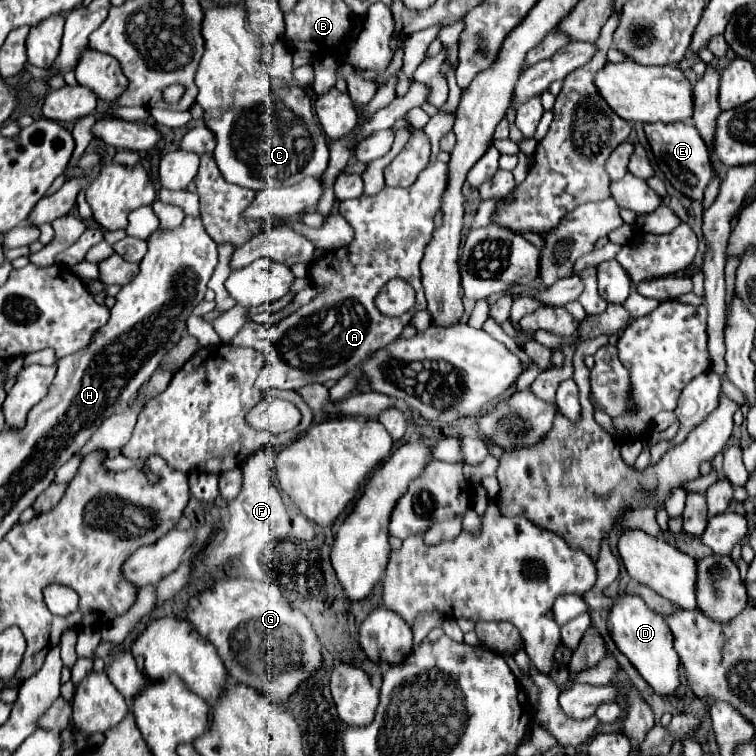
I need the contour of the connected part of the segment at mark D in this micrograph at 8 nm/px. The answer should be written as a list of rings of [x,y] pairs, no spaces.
[[[621,594],[607,614],[607,630],[617,644],[617,648],[631,660],[637,672],[645,678],[645,682],[663,696],[669,696],[679,686],[679,656],[673,648],[671,630],[667,628],[667,620],[657,612],[651,612],[647,604],[643,604],[641,596]]]

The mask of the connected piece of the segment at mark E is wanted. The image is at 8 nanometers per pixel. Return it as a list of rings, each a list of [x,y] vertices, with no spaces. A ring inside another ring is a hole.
[[[683,122],[683,124],[645,124],[643,130],[645,130],[649,146],[651,146],[655,160],[657,160],[659,168],[663,170],[665,178],[681,194],[685,194],[693,200],[701,200],[705,186],[713,178],[713,168],[711,168],[709,150],[707,150],[703,138],[699,136],[697,128],[691,122]]]

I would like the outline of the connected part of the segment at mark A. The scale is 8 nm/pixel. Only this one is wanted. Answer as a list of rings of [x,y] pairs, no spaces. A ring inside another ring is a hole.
[[[435,160],[409,188],[385,186],[377,196],[361,196],[355,200],[343,200],[339,204],[339,214],[353,226],[355,238],[349,246],[323,254],[311,266],[311,282],[327,284],[327,288],[281,322],[271,326],[249,322],[231,340],[235,346],[253,348],[265,356],[265,368],[257,378],[259,390],[299,390],[303,384],[339,380],[349,374],[349,370],[359,366],[361,360],[367,360],[371,352],[377,352],[401,336],[413,314],[425,310],[427,306],[421,286],[419,262],[435,232],[433,218],[441,210],[445,190],[447,162]],[[395,276],[407,280],[415,288],[417,302],[413,306],[413,312],[405,312],[397,318],[387,318],[381,316],[373,300],[381,286]]]

